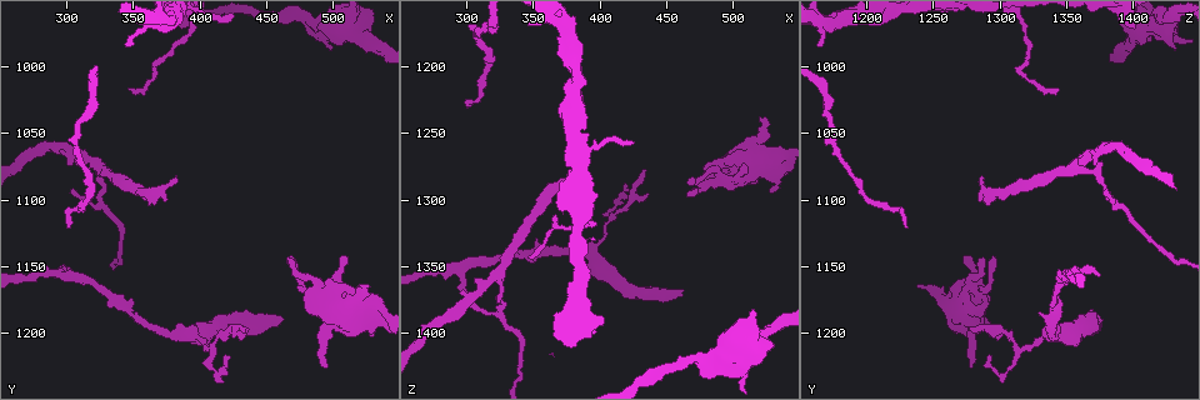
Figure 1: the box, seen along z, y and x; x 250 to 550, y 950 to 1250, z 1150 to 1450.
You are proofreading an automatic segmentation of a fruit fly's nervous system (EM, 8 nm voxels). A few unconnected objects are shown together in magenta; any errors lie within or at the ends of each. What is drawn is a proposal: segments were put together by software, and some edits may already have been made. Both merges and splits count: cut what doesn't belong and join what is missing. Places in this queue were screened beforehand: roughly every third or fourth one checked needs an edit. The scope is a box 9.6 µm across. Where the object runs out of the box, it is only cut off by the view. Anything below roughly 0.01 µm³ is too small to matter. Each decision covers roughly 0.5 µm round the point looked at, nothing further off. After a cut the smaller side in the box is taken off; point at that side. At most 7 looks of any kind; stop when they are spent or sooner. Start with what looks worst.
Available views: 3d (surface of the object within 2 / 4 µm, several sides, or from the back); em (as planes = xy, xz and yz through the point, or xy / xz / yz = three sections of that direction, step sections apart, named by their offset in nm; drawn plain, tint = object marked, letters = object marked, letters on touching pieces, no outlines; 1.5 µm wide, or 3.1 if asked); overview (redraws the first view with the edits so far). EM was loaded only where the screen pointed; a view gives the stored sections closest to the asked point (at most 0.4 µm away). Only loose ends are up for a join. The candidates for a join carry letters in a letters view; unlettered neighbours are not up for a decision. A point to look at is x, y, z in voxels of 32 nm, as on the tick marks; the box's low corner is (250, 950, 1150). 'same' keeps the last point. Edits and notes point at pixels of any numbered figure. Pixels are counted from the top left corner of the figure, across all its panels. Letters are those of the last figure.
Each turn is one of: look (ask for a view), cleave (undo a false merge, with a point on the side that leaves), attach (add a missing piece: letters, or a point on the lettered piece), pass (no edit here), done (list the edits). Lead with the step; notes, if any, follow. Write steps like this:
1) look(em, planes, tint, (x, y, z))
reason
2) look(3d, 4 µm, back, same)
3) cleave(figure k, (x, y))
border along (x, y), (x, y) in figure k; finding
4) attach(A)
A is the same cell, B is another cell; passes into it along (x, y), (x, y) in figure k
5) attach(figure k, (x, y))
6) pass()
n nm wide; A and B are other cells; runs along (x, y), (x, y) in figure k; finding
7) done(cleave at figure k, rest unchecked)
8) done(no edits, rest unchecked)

look(3d, 2 µm, (500, 986, 1430))
stops while still wide

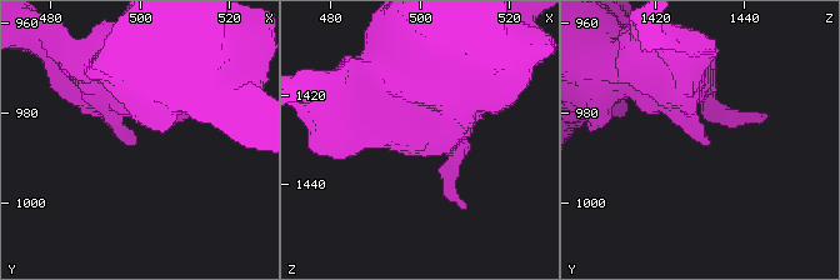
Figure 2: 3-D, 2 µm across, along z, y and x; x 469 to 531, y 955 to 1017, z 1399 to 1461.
look(em, planes, letters, (498, 987, 1432))
now the EM

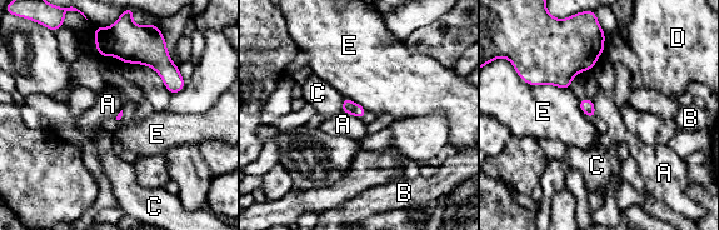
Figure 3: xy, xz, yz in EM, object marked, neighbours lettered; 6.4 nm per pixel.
pass()
E touches over 320 nm; A, B, C, D and E are other cells; no lettered piece goes on from it

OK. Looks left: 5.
look(3d, 2 µm, (520, 1164, 1238))

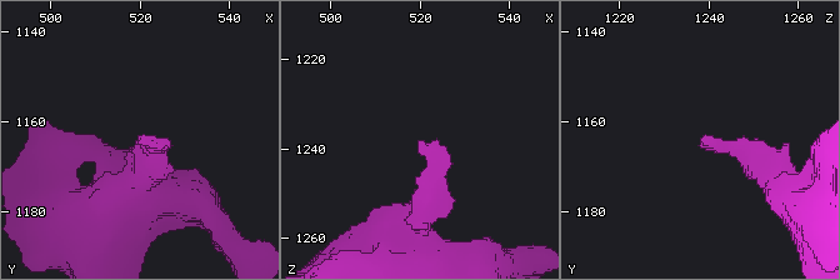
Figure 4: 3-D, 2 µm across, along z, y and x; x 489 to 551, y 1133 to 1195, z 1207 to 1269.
look(em, planes, letters, (520, 1164, 1237))

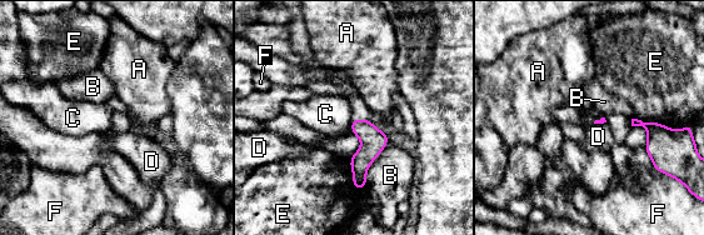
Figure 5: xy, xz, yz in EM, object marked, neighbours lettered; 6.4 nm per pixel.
pass()
B touches over 340 nm; A, B, C, D, E and F are other cells; none of them fits

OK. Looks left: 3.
look(em, yz, step 4, tint, (494, 1224, 1276))
an open end

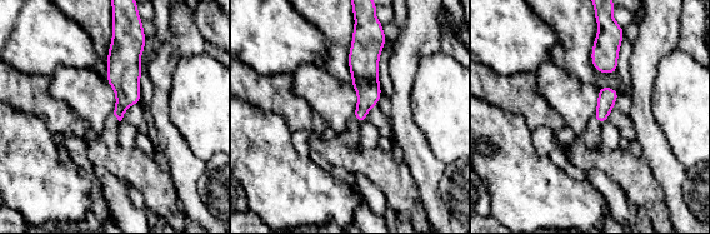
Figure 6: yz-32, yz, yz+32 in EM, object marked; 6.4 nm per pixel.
look(em, planes, letters, same)

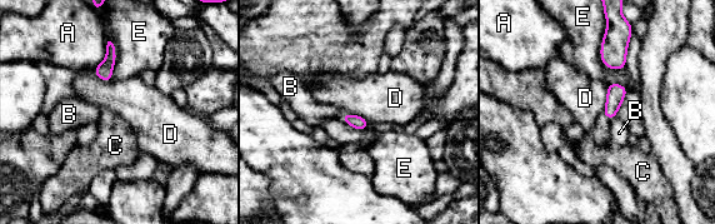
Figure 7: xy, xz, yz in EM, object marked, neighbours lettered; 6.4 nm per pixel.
attach(C)
E touches over 320 nm; C is the same cell, A, B, D and E are other cells; the cell continues

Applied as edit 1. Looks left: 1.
done(attach at figure 7, rest unchecked)

